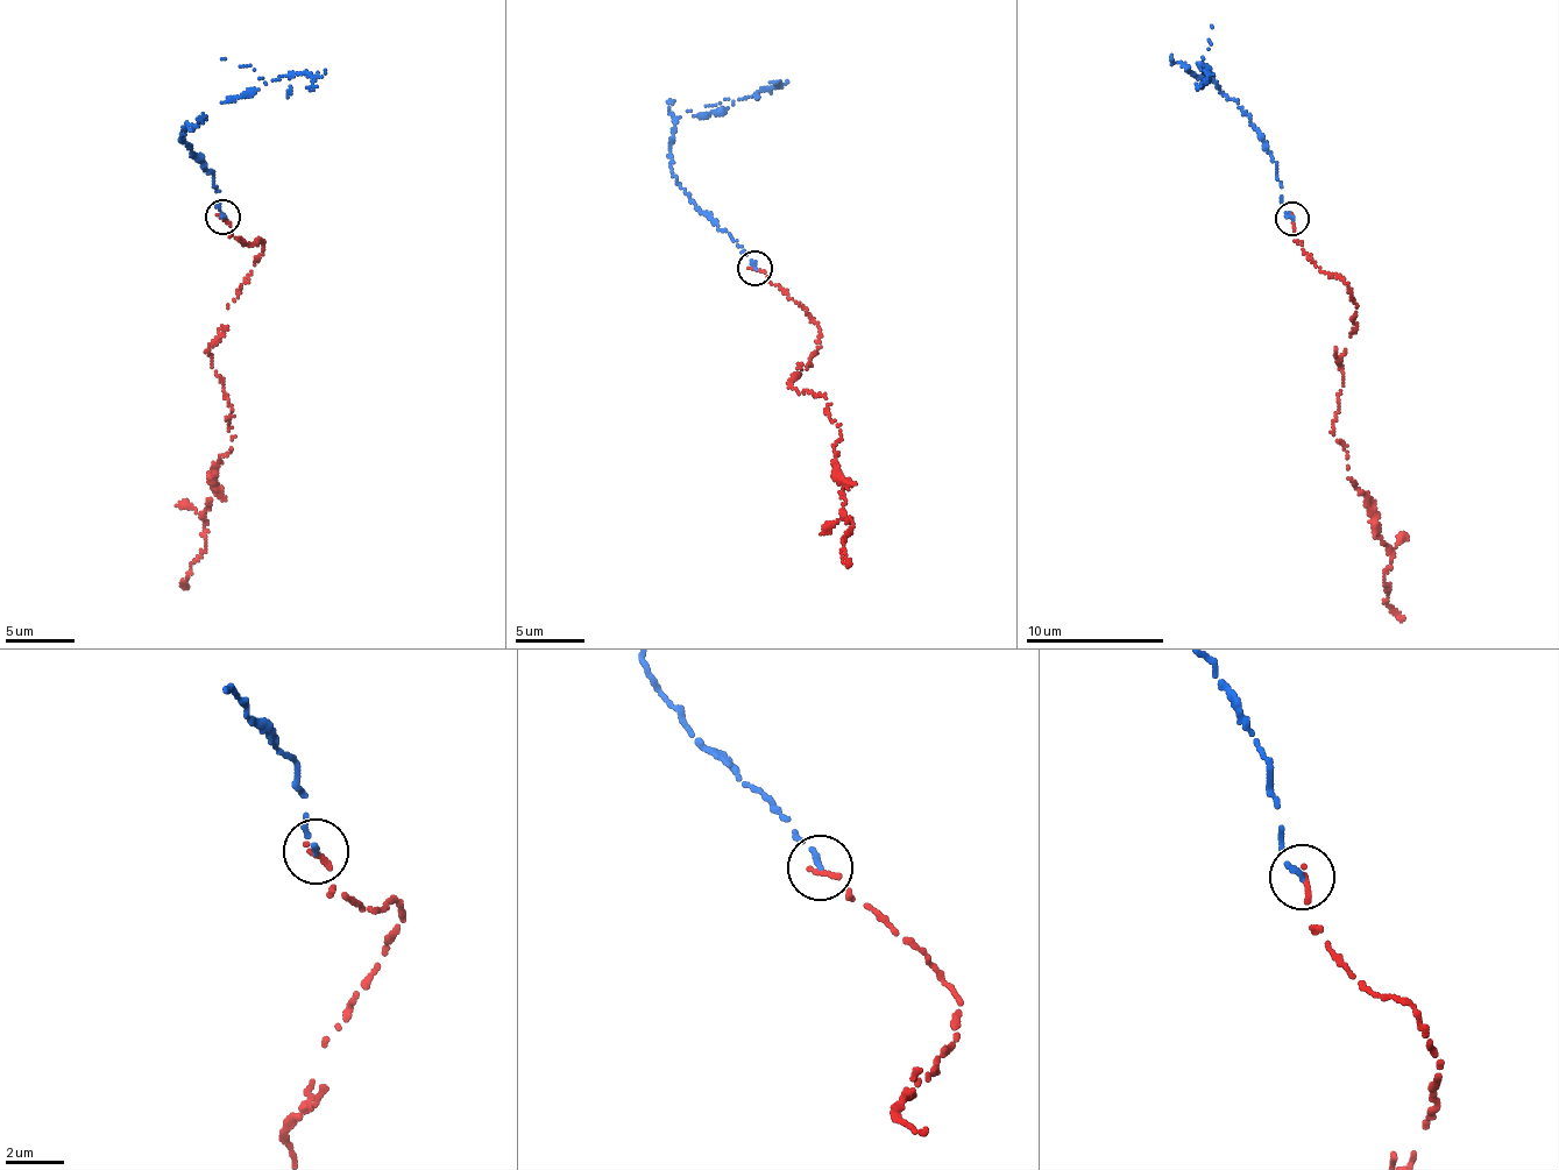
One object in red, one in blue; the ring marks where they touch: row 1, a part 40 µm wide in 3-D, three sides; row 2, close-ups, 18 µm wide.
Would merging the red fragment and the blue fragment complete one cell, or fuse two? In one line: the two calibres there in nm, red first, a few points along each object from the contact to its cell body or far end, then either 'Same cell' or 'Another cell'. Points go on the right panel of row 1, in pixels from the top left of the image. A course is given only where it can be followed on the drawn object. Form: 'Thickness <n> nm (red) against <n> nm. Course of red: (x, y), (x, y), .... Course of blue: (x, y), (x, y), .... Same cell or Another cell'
Thickness 220 nm (red) against 200 nm. Course of red: (1292, 219), (1303, 254), (1352, 296), (1356, 330), (1333, 432), (1388, 548), (1387, 605), (1404, 619). Course of blue: (1292, 219), (1249, 115), (1210, 76), (1187, 69), (1207, 65), (1207, 79). Another cell

